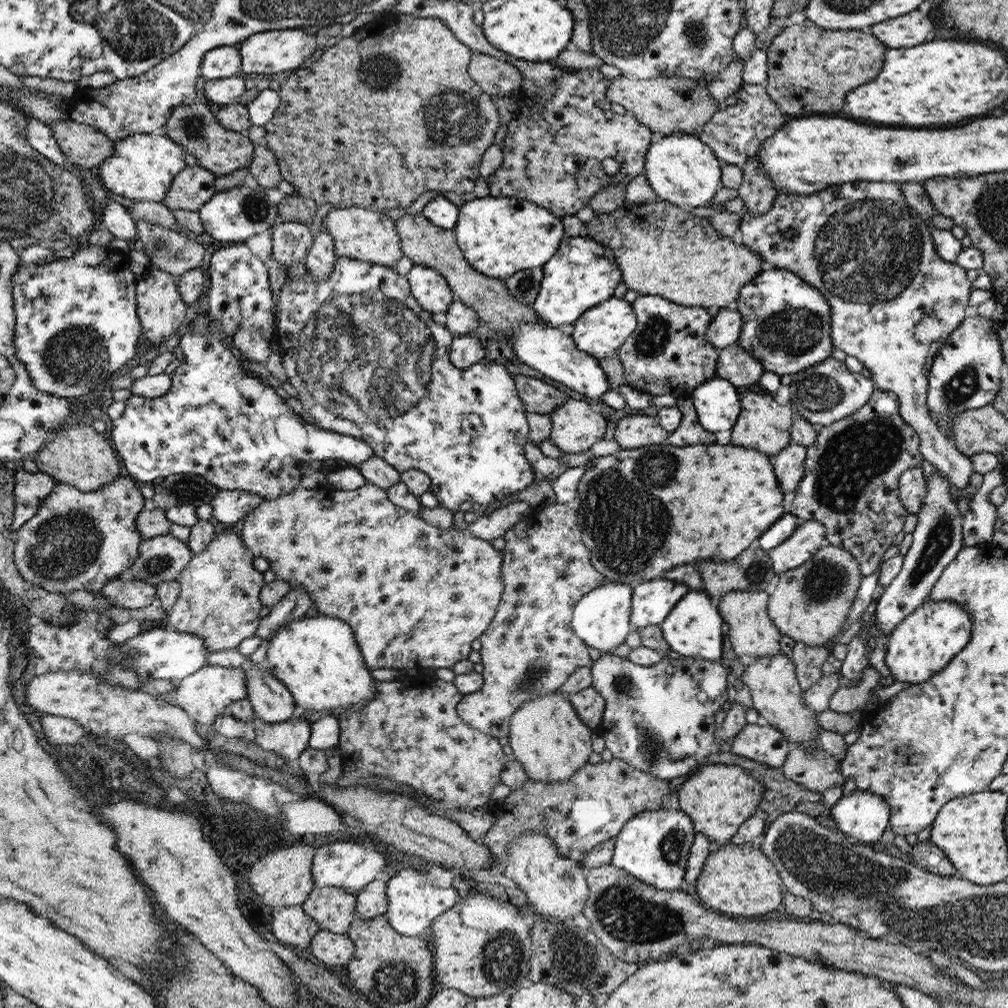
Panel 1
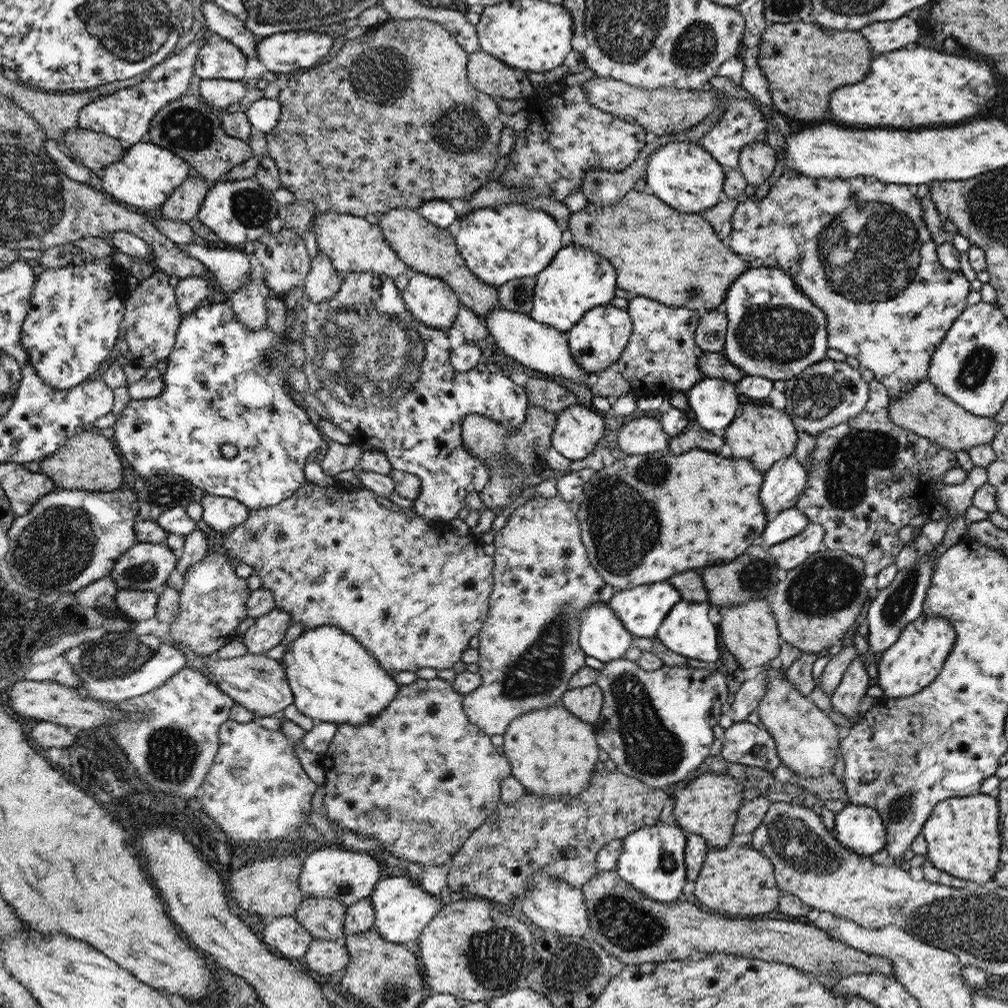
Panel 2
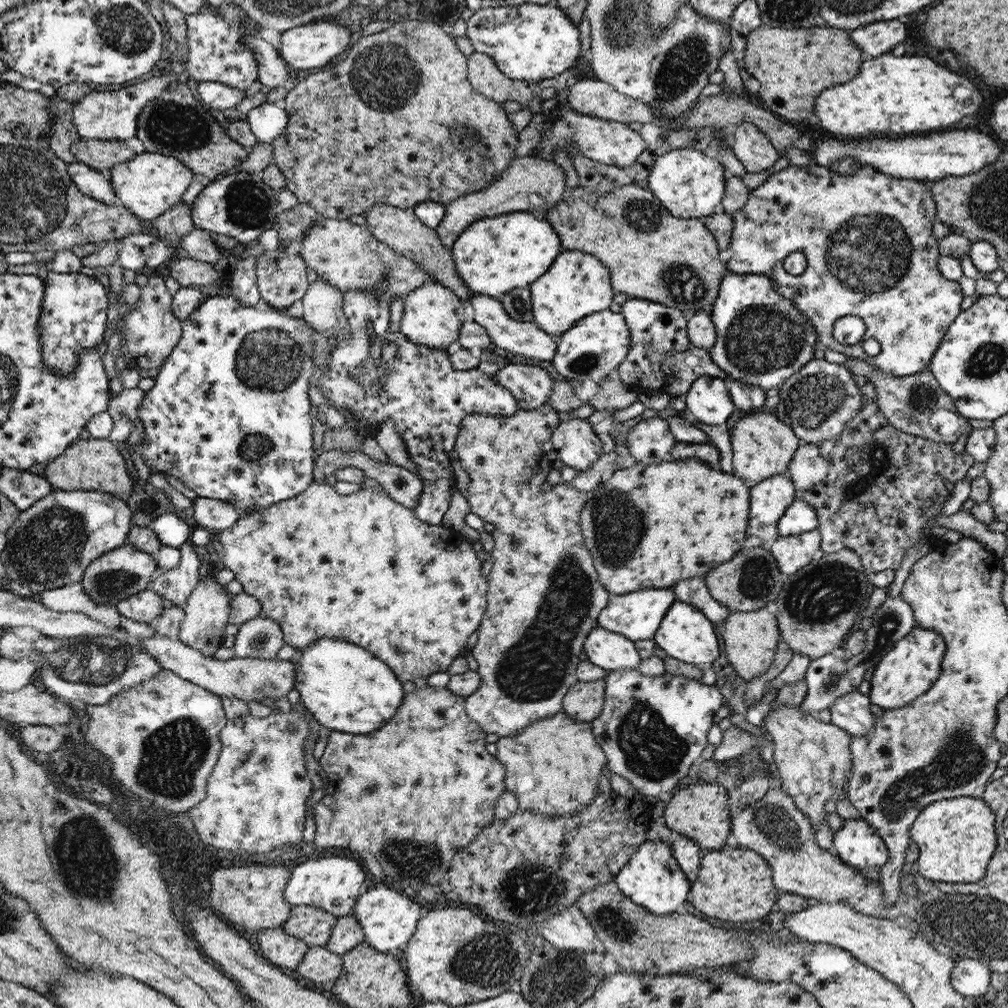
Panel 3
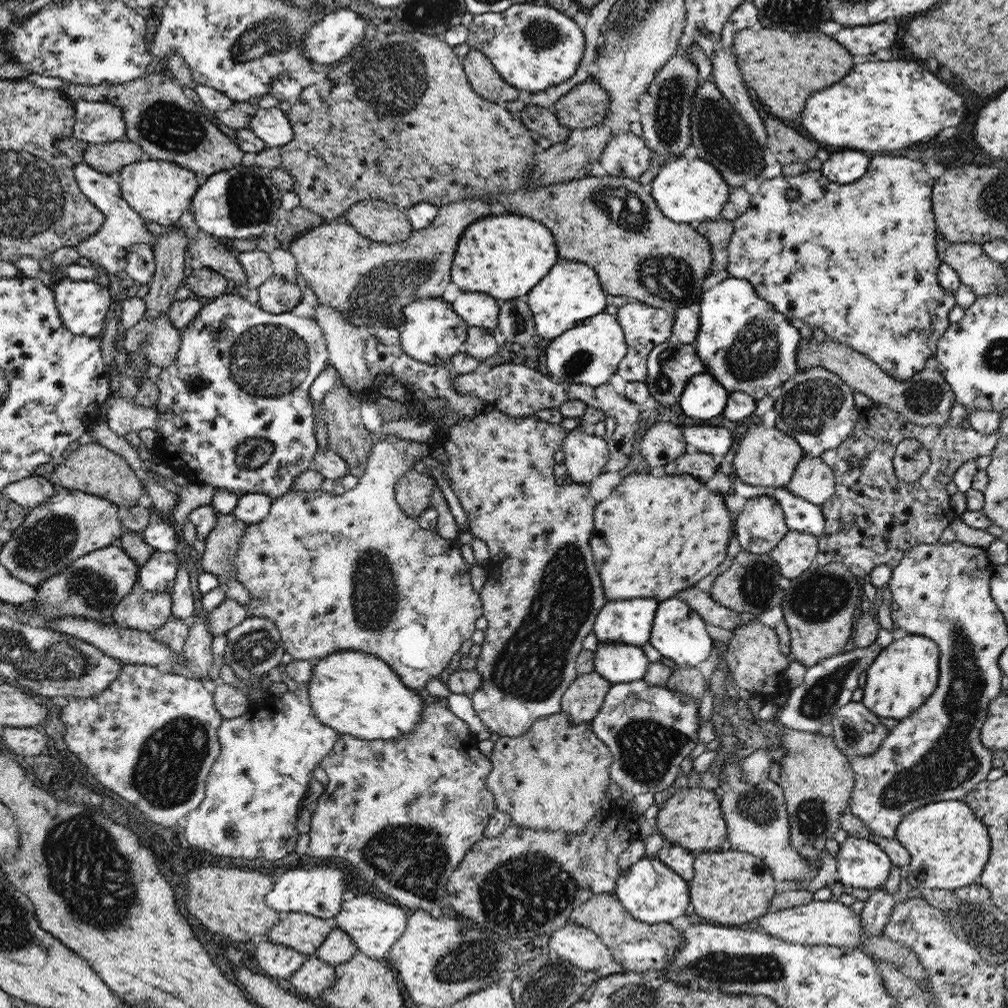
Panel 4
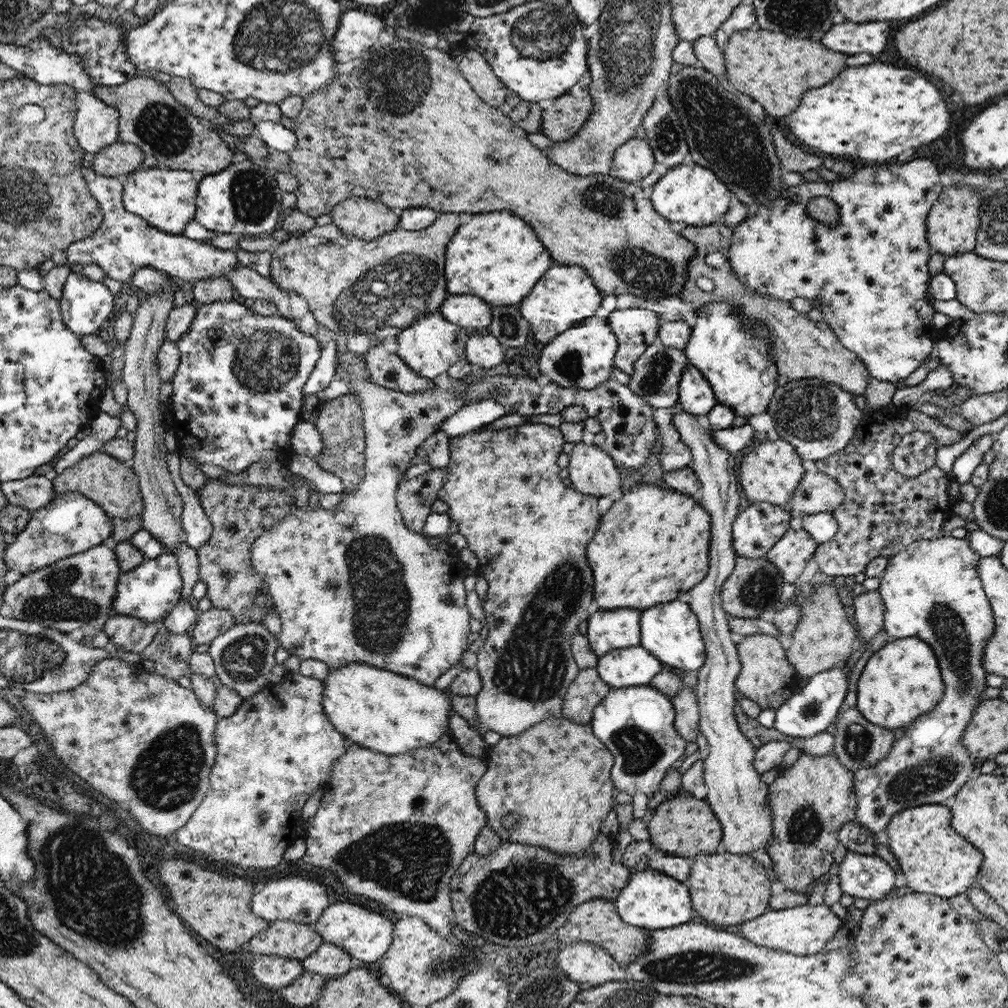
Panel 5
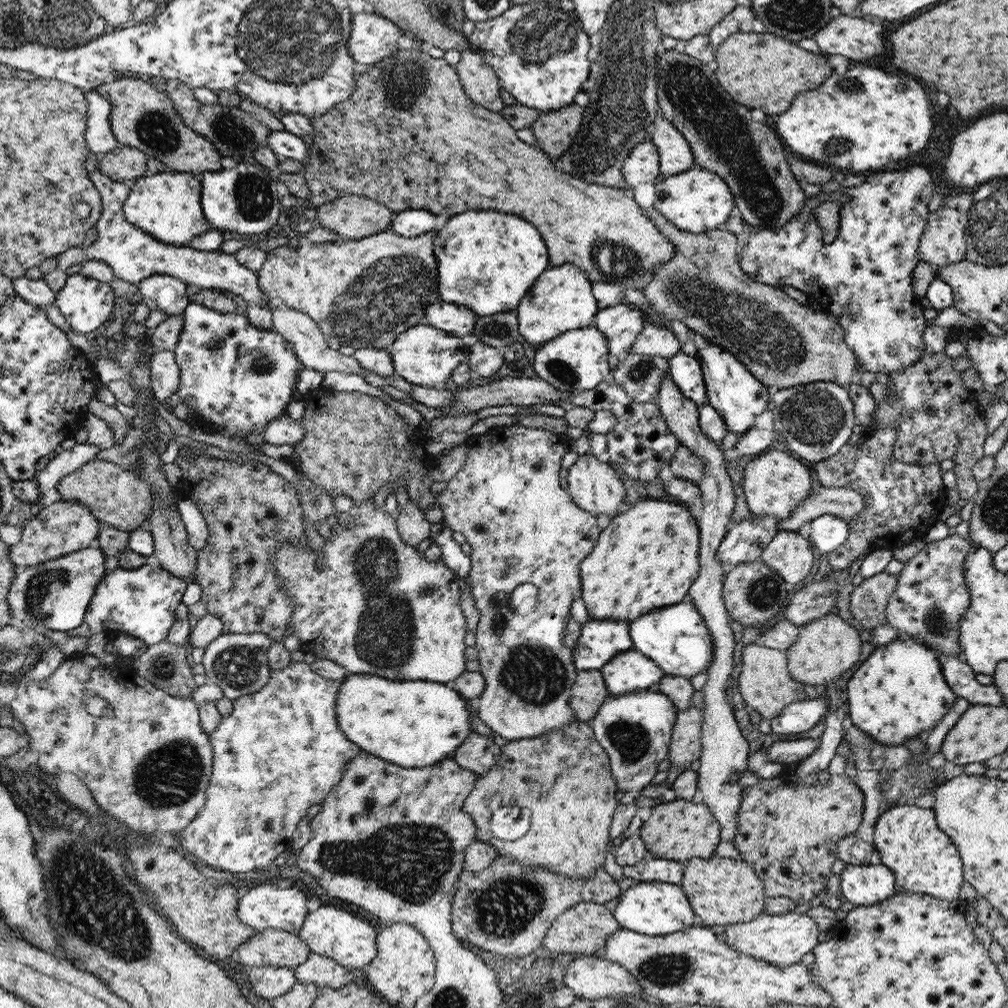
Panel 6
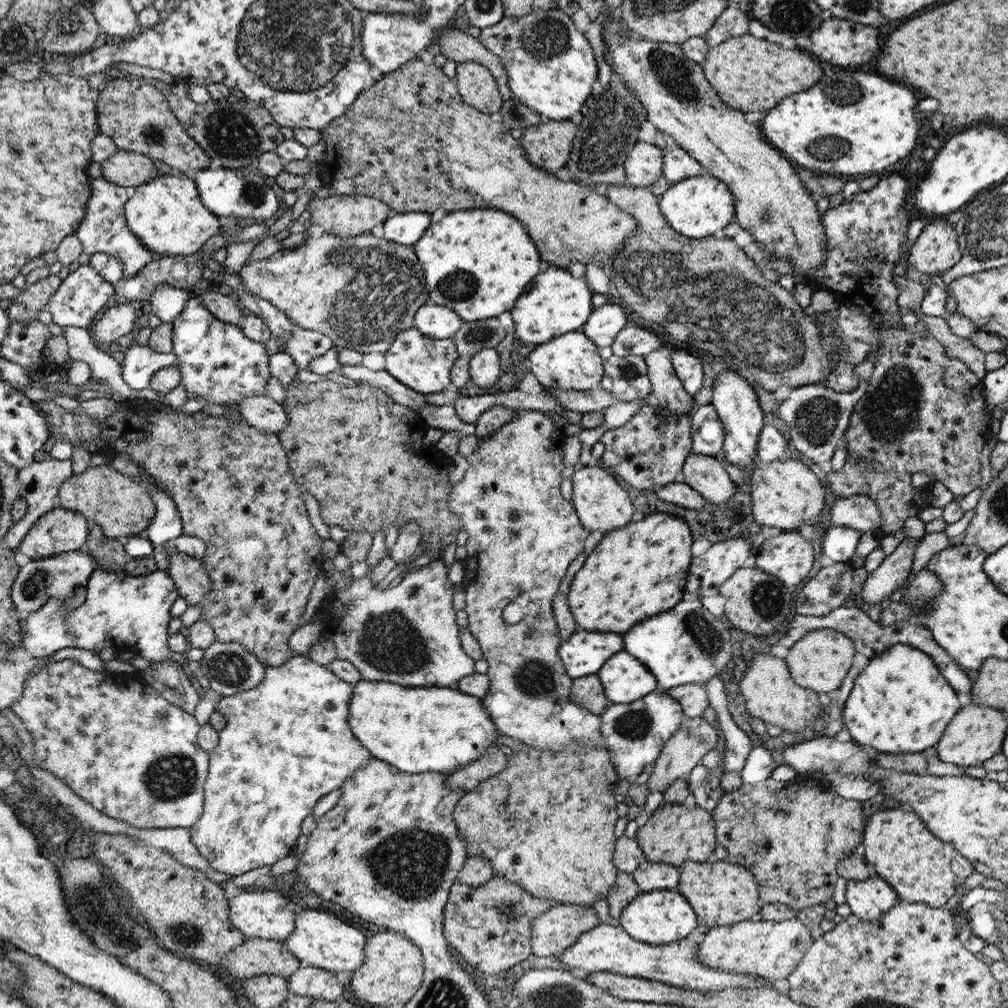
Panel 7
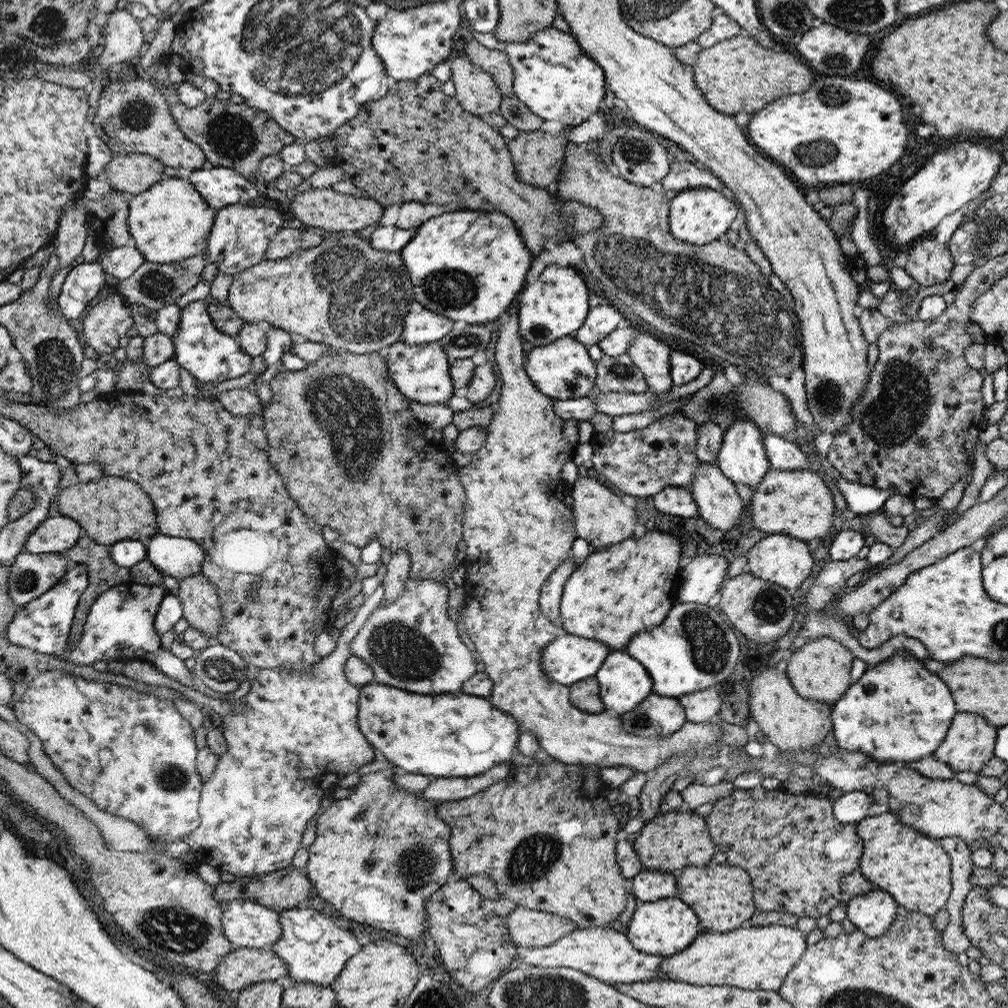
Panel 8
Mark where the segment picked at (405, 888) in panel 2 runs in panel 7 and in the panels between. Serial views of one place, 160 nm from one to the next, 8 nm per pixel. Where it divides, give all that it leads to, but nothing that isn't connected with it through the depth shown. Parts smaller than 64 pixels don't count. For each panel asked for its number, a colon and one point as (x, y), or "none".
3: (389, 919)
4: (374, 926)
5: (367, 936)
6: (334, 933)
7: (319, 940)

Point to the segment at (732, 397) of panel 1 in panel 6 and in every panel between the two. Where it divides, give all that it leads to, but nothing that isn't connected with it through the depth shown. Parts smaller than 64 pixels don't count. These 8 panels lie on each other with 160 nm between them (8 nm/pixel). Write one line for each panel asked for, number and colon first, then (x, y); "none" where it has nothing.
2: (715, 404)
3: (708, 401)
4: (704, 398)
5: (697, 397)
6: (685, 371)

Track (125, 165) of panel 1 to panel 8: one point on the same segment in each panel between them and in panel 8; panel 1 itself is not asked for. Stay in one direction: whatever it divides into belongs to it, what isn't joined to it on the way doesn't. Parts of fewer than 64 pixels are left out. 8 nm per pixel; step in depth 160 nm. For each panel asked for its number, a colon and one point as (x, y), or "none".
2: (148, 174)
3: (151, 184)
4: (158, 191)
5: (166, 198)
6: (167, 205)
7: (167, 214)
8: (171, 221)

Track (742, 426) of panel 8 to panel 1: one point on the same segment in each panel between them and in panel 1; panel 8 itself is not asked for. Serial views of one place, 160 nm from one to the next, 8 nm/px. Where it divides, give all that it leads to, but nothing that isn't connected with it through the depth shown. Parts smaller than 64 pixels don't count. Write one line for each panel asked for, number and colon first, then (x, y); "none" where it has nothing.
1: (786, 323)
2: (774, 330)
3: (761, 339)
4: (749, 346)
5: (732, 352)
6: (739, 397)
7: (734, 398)

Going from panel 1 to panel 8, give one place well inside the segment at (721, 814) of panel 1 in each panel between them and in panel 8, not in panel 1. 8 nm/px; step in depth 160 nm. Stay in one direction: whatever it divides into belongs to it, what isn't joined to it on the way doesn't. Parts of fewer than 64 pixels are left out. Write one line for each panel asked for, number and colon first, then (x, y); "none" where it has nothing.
2: (709, 805)
3: (700, 812)
4: (692, 819)
5: (687, 827)
6: (678, 830)
7: (673, 834)
8: (672, 840)

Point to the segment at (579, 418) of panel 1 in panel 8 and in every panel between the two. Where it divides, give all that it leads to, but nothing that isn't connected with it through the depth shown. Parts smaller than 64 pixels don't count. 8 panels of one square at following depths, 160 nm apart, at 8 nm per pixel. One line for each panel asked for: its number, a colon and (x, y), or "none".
2: (578, 430)
3: (578, 446)
4: (585, 456)
5: (592, 470)
6: (594, 485)
7: (601, 504)
8: (602, 519)

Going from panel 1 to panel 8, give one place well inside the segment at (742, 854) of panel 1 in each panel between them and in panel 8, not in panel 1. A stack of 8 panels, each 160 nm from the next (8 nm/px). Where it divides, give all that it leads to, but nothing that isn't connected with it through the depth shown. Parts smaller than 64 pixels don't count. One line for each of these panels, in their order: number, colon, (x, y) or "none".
2: (738, 881)
3: (735, 885)
4: (732, 888)
5: (728, 889)
6: (723, 891)
7: (722, 893)
8: (722, 895)

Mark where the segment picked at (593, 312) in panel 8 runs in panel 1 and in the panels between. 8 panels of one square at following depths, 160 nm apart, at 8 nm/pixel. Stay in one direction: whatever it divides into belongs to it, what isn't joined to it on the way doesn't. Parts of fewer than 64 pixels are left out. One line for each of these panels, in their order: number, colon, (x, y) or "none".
1: (667, 353)
2: (661, 356)
3: (656, 329)
4: (645, 327)
5: (636, 329)
6: (620, 324)
7: (607, 320)

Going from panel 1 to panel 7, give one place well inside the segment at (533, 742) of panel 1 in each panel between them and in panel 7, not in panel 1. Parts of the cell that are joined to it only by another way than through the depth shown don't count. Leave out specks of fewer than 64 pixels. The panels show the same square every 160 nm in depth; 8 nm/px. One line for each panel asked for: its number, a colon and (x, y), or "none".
2: (552, 752)
3: (553, 767)
4: (553, 778)
5: (556, 776)
6: (563, 777)
7: (562, 802)

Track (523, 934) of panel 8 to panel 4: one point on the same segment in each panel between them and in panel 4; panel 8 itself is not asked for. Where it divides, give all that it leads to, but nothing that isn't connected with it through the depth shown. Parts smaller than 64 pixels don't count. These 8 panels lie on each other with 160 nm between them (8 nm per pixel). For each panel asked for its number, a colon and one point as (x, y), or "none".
4: (638, 946)
5: (597, 920)
6: (584, 928)
7: (557, 929)

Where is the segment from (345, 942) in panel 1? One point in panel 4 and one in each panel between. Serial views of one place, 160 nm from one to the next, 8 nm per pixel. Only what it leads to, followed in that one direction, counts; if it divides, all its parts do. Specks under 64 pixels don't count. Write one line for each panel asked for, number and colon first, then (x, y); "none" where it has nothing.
2: (325, 957)
3: (319, 966)
4: (315, 976)

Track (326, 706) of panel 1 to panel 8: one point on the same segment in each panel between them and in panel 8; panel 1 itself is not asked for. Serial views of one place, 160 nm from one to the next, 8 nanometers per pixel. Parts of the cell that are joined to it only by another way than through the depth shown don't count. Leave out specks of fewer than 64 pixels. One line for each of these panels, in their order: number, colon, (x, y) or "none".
2: (333, 678)
3: (347, 689)
4: (359, 694)
5: (386, 712)
6: (412, 723)
7: (417, 729)
8: (451, 736)

